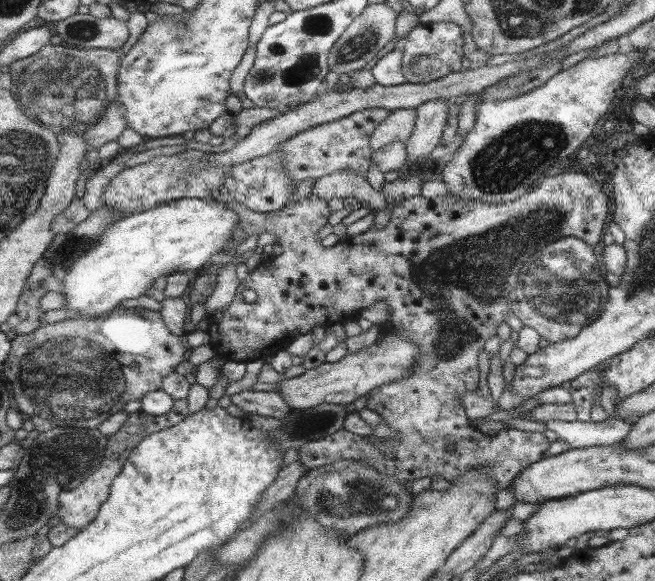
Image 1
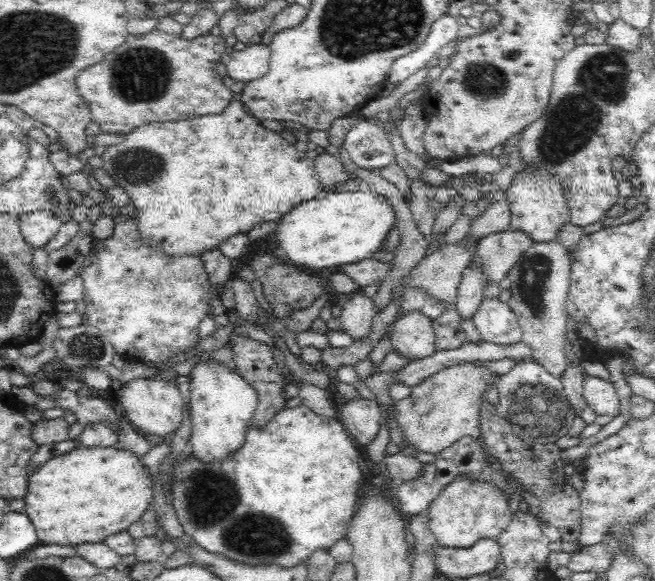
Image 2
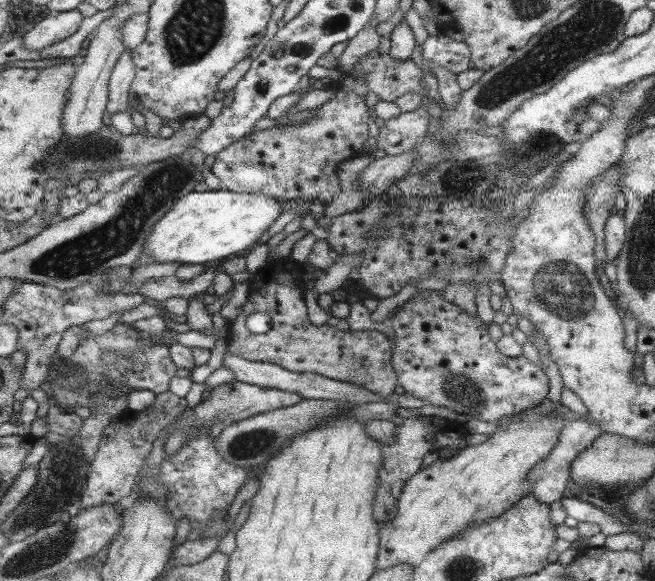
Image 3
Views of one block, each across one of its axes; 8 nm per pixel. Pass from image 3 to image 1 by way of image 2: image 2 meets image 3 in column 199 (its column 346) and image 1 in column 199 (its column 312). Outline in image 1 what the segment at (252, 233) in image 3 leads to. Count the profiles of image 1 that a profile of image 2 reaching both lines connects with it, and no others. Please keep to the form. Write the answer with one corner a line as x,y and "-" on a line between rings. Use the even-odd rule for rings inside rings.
180,198
122,216
98,236
94,246
73,262
69,270
60,273
62,289
59,293
65,296
65,306
61,309
74,310
77,312
73,315
75,317
100,317
100,314
106,314
121,300
137,299
137,296
141,296
149,288
151,281
159,276
173,274
173,270
184,272
201,268
201,264
205,264
209,256
217,254
227,245
227,240
233,236
233,228
237,226
237,215
221,198

